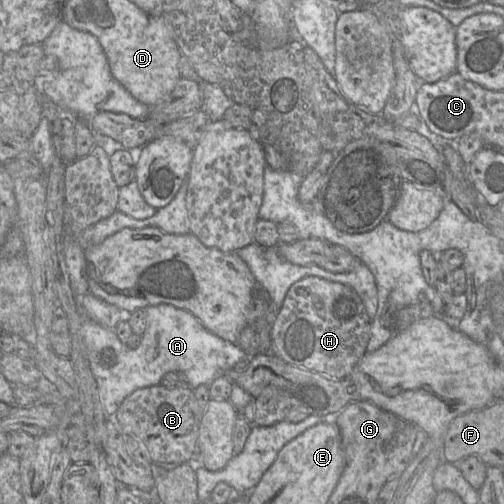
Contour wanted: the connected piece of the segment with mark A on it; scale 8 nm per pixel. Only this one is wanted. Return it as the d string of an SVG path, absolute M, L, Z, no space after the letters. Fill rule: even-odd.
M159 304L145 308L145 314L146 329L141 343L135 349L121 342L114 329L104 327L89 318L81 326L90 369L97 382L104 411L109 417L114 417L127 396L137 389L159 385L167 372L184 372L191 388L195 390L200 385L210 386L216 378L234 368L237 362L250 358L237 344L208 331L186 310L170 304ZM105 347L112 347L117 353L114 365L100 361Z

